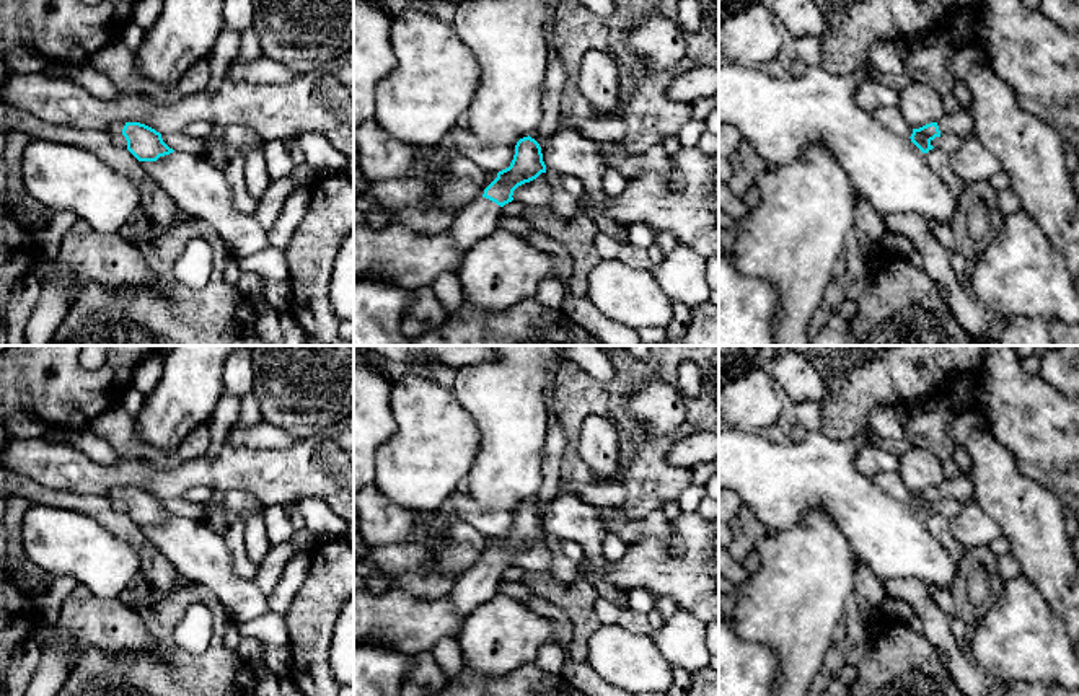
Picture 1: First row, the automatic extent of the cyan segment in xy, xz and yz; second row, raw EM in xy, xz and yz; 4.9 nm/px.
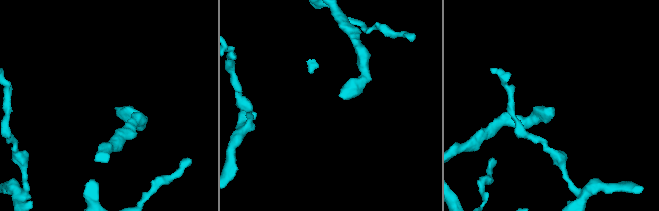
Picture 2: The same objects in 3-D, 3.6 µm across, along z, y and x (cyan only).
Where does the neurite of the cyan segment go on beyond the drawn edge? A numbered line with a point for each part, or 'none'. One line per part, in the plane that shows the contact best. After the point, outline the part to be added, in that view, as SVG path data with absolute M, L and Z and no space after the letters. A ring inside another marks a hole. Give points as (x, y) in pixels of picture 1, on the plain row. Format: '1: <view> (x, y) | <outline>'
1: xz (476, 585) | M481 561L460 575L447 598L458 616L465 619L499 593L500 579L500 570Z

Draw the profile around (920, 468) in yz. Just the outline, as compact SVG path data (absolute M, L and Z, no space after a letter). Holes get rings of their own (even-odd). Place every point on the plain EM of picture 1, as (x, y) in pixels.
M914 445L900 456L900 476L911 494L939 487L945 479L942 461L932 452Z

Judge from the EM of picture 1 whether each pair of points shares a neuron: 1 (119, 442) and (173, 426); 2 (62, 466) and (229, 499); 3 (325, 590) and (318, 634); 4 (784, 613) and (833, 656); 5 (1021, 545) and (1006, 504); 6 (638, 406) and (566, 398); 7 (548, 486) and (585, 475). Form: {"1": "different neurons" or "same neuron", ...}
{"1": "different neurons", "2": "different neurons", "3": "same neuron", "4": "different neurons", "5": "same neuron", "6": "different neurons", "7": "different neurons"}

